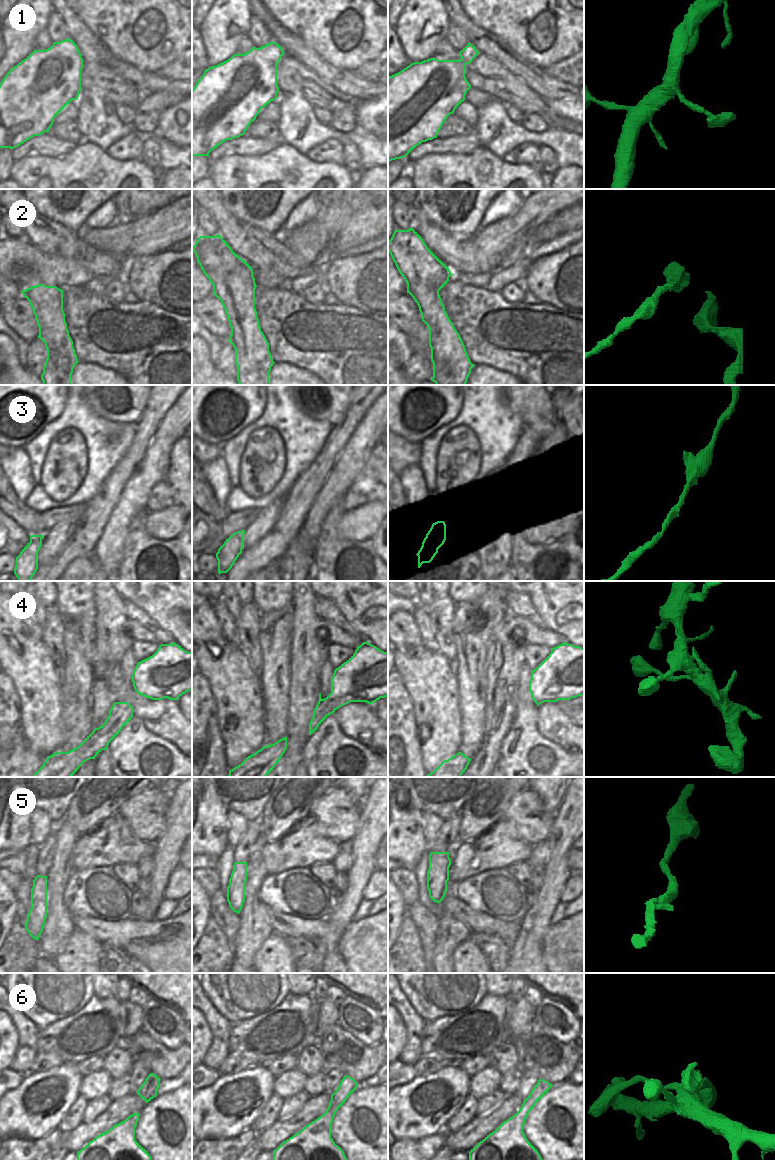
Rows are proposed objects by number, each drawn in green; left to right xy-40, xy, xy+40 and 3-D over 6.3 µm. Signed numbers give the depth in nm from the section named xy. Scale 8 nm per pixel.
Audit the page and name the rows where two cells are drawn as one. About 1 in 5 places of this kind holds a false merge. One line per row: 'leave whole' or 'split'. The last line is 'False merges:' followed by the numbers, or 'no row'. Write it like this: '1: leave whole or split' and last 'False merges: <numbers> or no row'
1: leave whole
2: leave whole
3: leave whole
4: leave whole
5: leave whole
6: leave whole
False merges: no row

